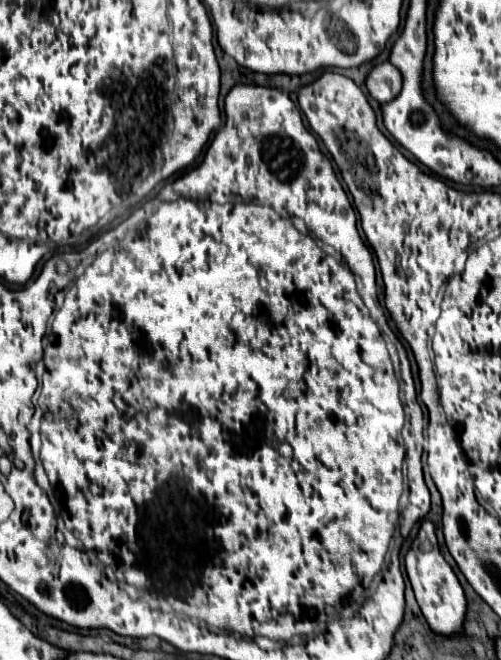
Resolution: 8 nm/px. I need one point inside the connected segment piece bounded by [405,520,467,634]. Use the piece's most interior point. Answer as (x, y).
(437, 590)

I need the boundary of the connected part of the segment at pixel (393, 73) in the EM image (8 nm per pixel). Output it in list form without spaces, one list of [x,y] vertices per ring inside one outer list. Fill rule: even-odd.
[[[381,62],[381,64],[373,66],[371,72],[367,74],[365,86],[367,86],[371,98],[375,98],[379,104],[385,104],[399,94],[401,74],[389,62]]]

